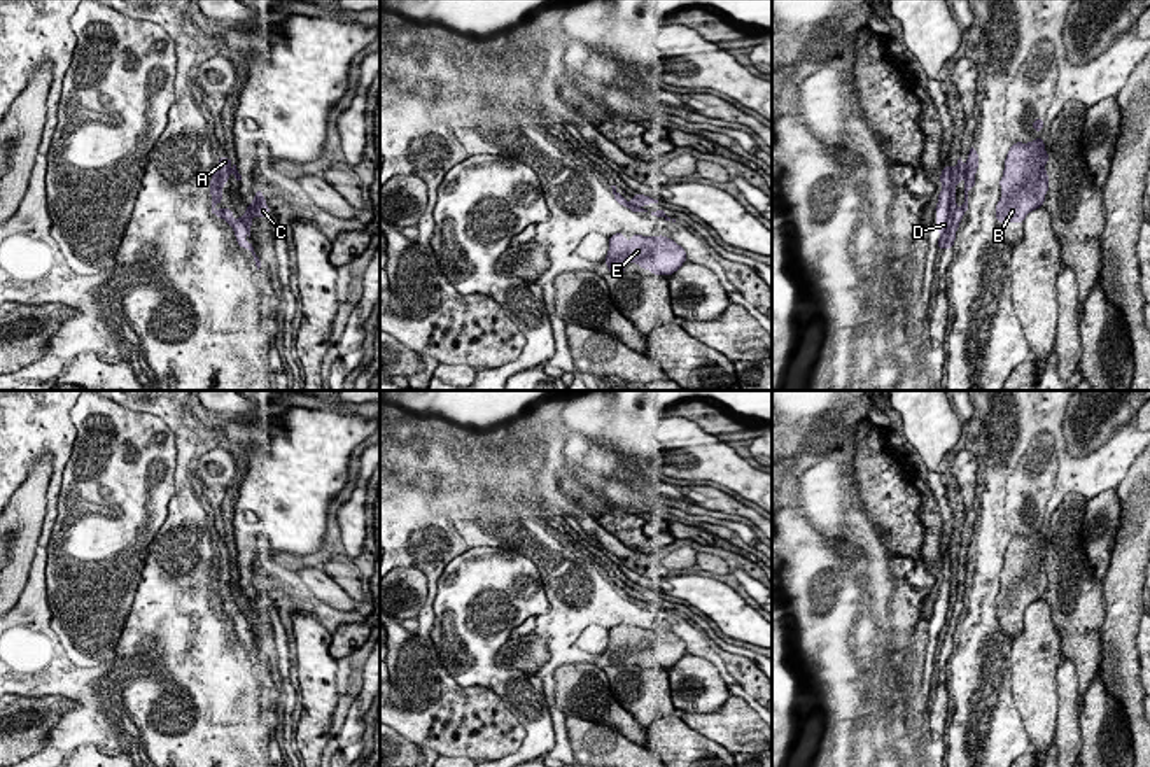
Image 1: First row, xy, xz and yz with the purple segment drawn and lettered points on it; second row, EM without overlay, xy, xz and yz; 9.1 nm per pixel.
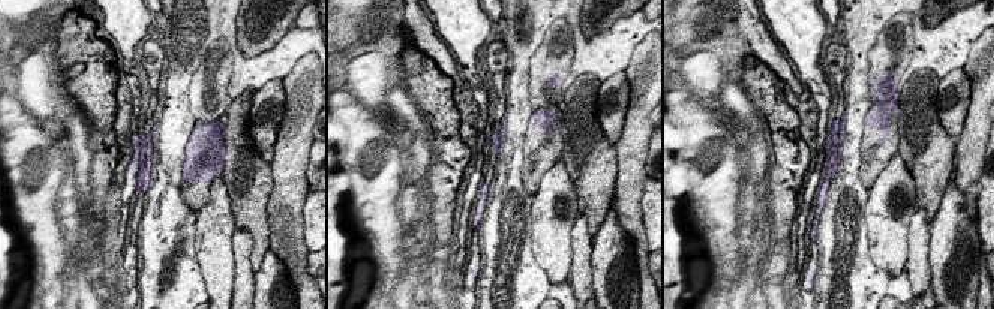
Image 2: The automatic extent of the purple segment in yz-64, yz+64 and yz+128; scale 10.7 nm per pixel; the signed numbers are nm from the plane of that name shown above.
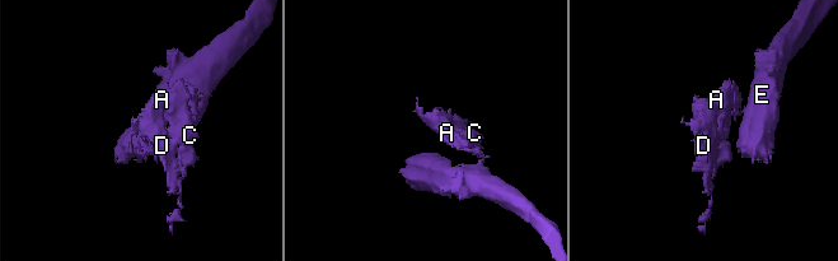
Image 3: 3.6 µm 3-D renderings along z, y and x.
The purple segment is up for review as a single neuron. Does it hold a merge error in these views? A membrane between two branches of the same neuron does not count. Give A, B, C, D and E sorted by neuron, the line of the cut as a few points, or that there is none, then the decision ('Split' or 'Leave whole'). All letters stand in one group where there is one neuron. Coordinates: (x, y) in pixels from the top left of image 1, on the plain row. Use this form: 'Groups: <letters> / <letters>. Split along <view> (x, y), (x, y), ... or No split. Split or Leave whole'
Groups: A B C D E. No split. Leave whole

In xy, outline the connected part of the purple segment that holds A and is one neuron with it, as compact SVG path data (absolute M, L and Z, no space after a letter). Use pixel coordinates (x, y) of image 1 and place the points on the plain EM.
M219 548L219 559L214 560L212 573L210 573L210 587L212 587L212 606L224 611L233 622L235 630L240 637L240 641L249 641L257 662L261 660L259 648L254 643L254 636L247 636L245 630L250 630L250 618L254 618L252 609L264 611L270 606L270 599L266 597L266 592L263 588L263 581L257 581L254 587L254 594L249 595L249 599L243 602L242 609L233 609L233 601L221 601L217 602L215 597L222 595L222 578L228 574L229 567L235 567L235 574L242 574L243 569L238 564L236 557L233 555L233 550Z

